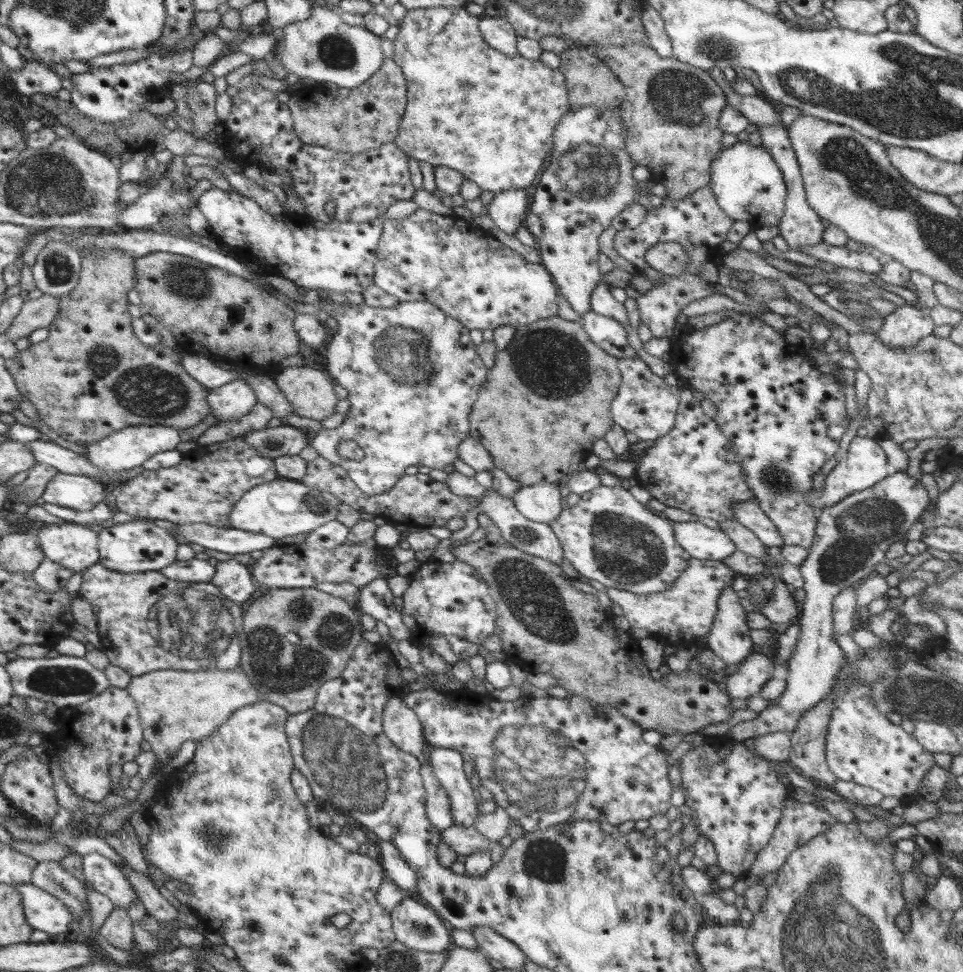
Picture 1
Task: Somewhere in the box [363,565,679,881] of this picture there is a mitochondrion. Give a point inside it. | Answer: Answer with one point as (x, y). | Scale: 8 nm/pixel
(531, 765)

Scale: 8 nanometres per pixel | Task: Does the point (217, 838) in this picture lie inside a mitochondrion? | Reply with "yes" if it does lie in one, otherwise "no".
yes

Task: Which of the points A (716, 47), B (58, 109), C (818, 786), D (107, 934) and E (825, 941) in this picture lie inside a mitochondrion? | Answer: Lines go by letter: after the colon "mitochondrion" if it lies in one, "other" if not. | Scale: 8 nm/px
A: mitochondrion
B: other
C: other
D: other
E: mitochondrion

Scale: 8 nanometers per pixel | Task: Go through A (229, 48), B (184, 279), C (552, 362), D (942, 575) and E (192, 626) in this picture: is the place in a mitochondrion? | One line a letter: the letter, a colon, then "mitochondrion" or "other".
A: other
B: mitochondrion
C: mitochondrion
D: other
E: mitochondrion

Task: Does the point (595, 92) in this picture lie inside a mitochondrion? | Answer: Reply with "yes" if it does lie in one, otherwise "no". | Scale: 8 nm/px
no

